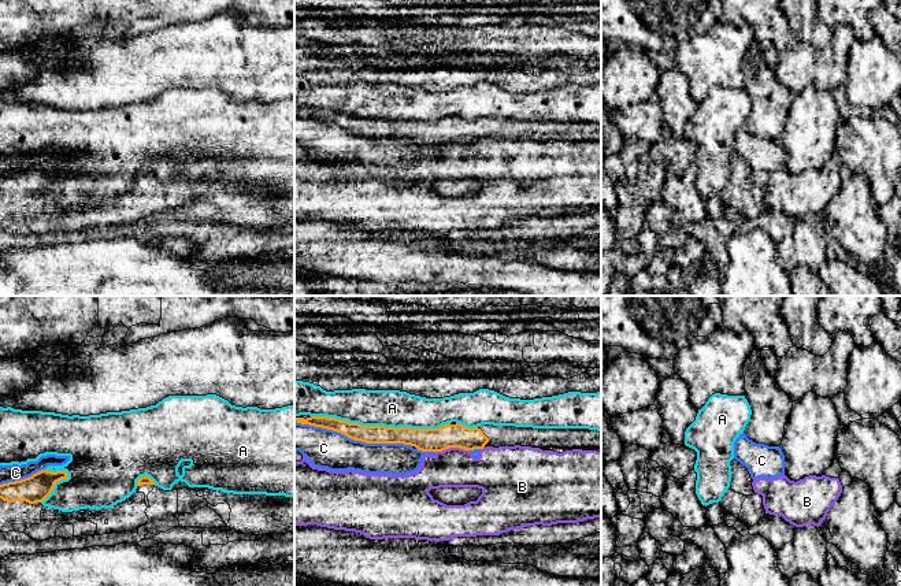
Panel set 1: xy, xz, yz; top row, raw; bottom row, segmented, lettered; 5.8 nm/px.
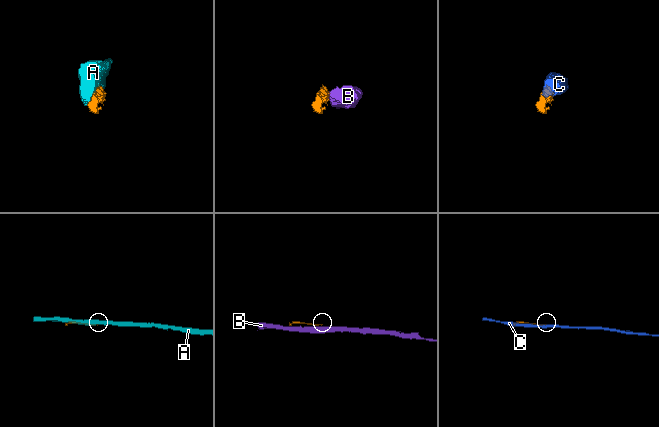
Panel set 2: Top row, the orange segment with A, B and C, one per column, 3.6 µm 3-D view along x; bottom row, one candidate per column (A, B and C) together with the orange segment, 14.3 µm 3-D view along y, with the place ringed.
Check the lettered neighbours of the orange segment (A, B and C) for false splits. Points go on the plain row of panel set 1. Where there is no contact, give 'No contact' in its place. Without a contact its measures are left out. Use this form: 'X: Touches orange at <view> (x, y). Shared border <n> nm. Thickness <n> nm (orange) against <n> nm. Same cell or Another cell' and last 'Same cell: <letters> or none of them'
A: Touches orange at xz (381, 119). Shared border 800 nm. Thickness 120 nm (orange) against 220 nm. Another cell
B: Touches orange at xz (452, 140). Shared border 220 nm. Thickness 140 nm (orange) against 240 nm. Another cell
C: Touches orange at xz (353, 132). Shared border 700 nm. Thickness 110 nm (orange) against 220 nm. Another cell
Same cell: none of them

